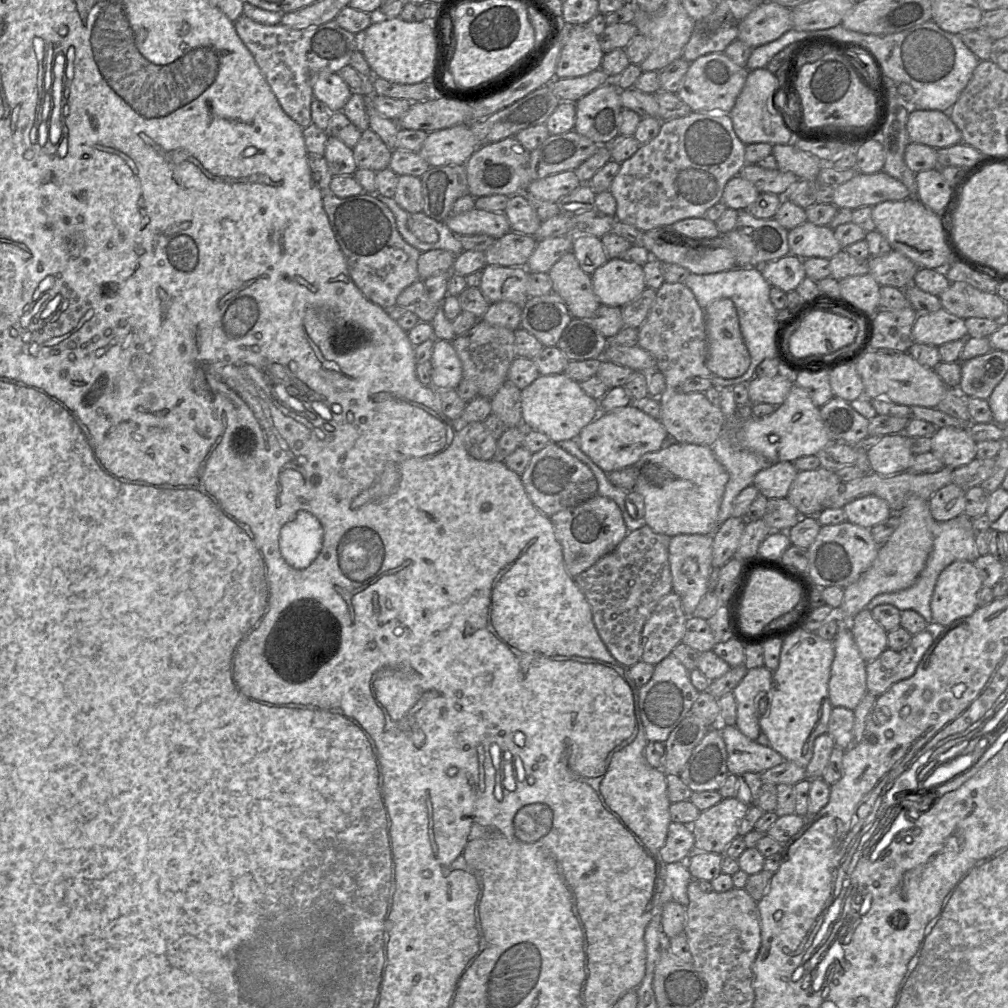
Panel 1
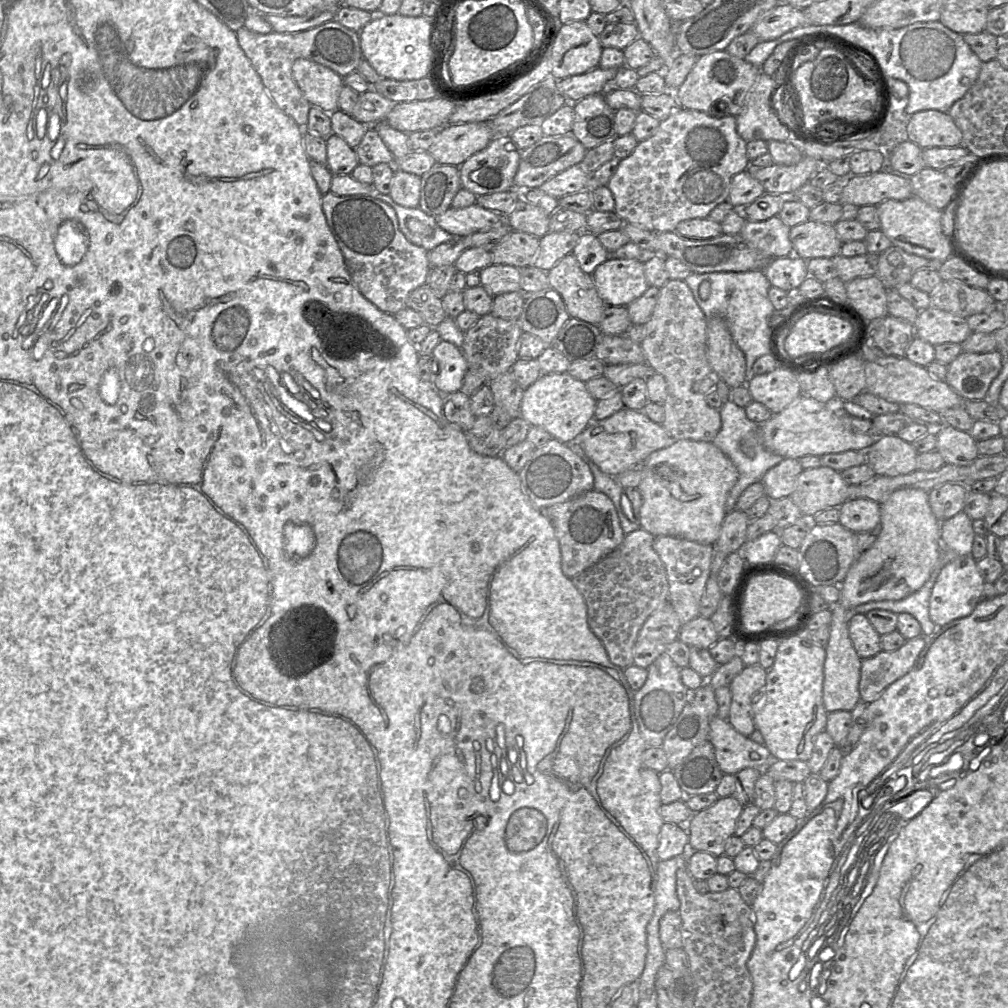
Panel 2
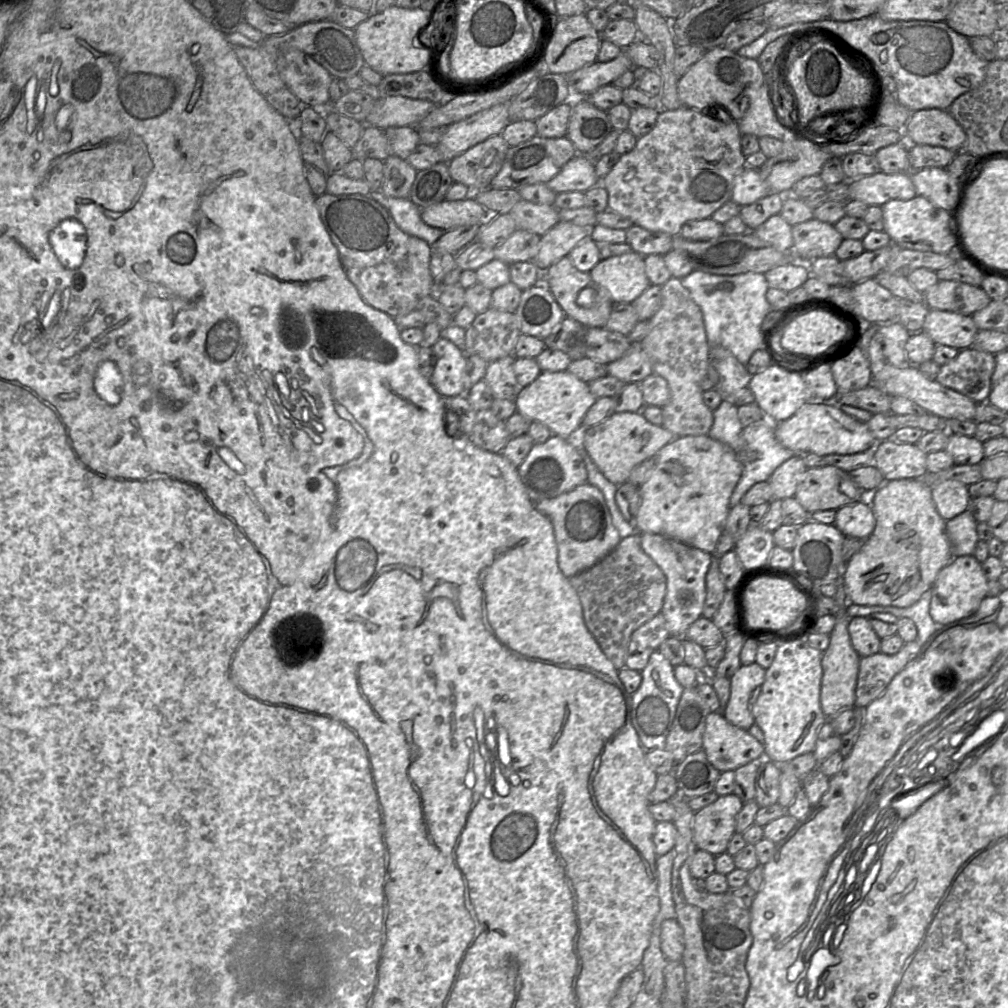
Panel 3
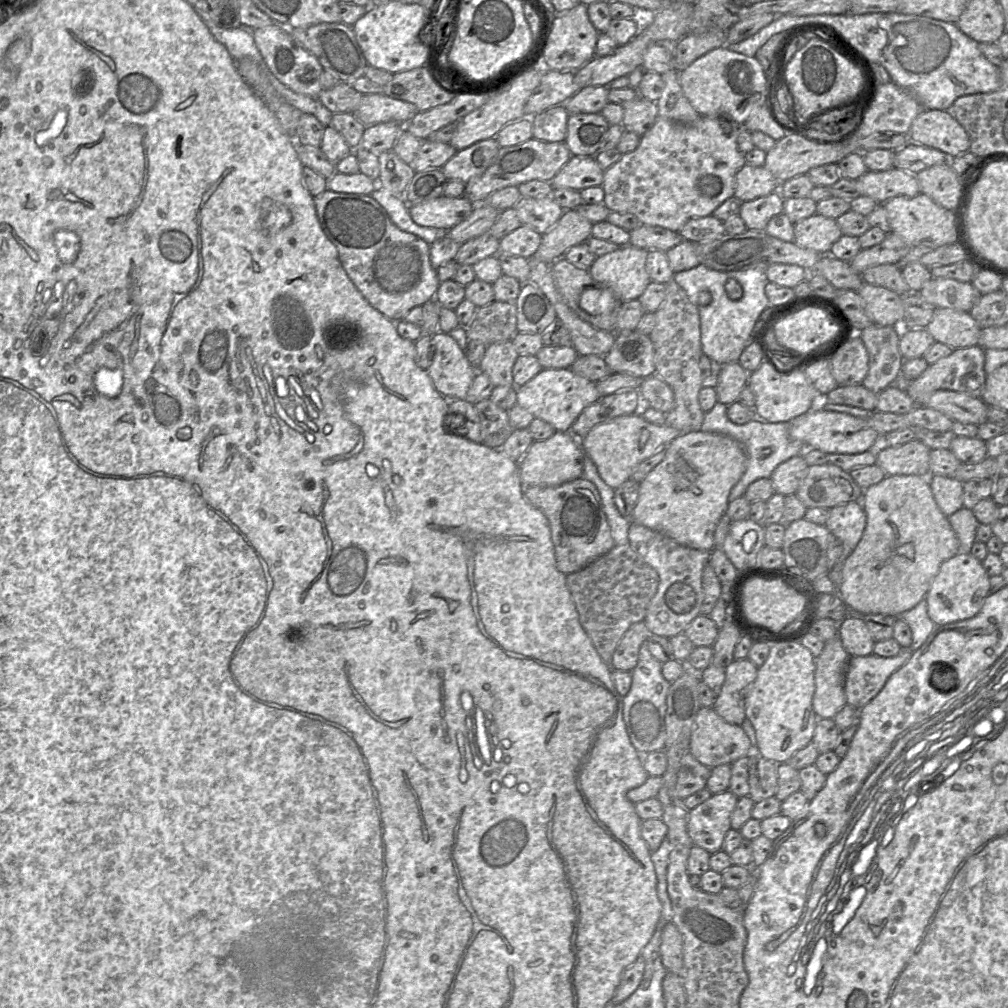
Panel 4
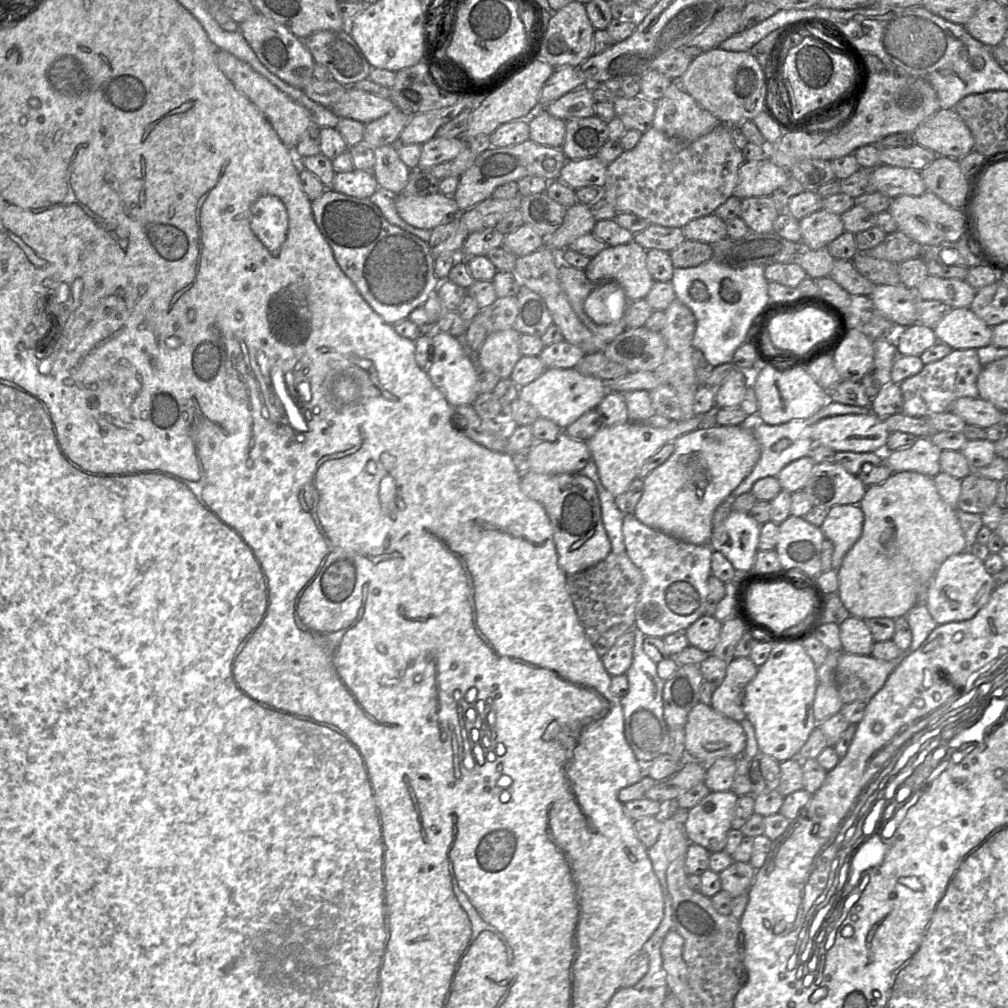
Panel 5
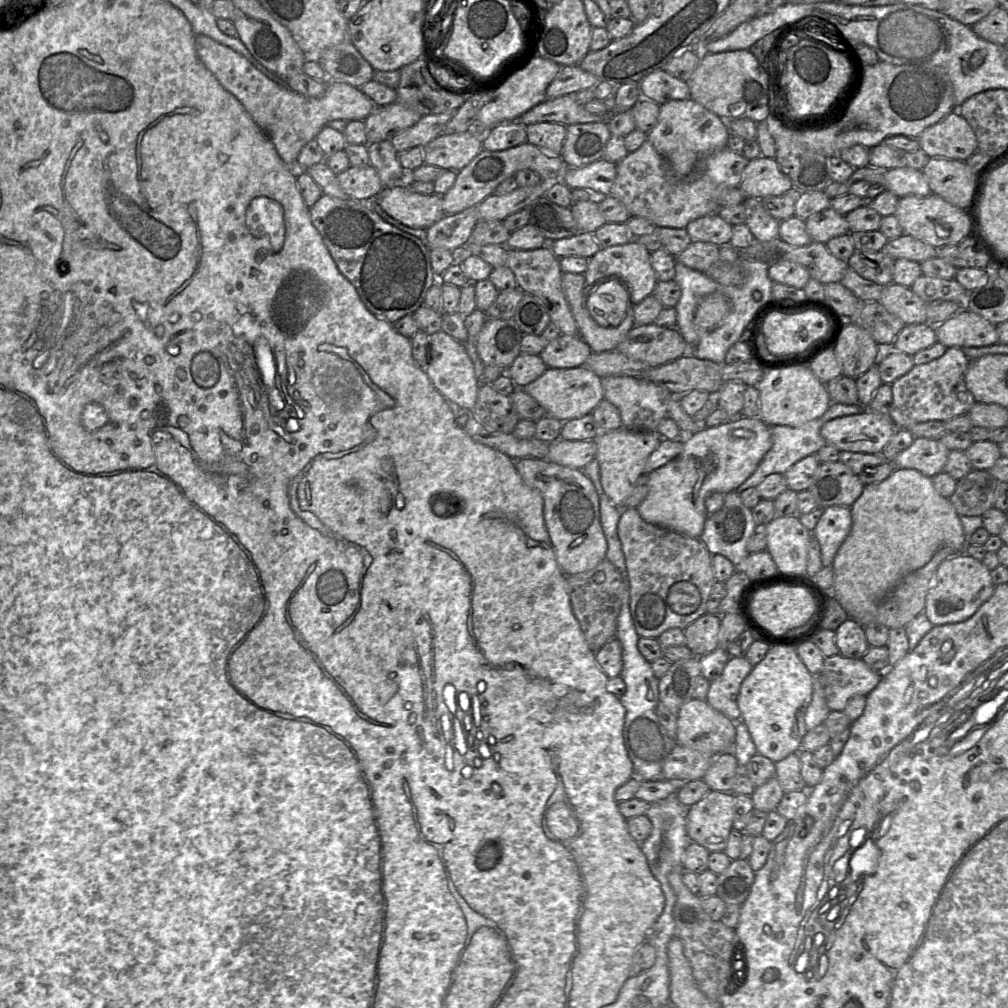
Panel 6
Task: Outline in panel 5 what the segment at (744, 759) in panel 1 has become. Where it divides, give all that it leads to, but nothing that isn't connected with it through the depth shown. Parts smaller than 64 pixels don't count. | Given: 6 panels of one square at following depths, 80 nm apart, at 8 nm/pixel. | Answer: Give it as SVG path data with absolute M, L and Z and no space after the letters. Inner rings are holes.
M697 703L689 712L683 730L687 759L708 765L718 758L743 755L746 737L740 723L718 713L710 705Z

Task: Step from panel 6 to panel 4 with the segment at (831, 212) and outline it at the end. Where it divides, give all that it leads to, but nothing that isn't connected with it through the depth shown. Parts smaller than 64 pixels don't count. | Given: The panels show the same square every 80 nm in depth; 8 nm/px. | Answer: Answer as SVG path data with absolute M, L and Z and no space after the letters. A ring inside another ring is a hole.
M815 213L794 224L794 235L798 246L828 255L842 232L836 219Z

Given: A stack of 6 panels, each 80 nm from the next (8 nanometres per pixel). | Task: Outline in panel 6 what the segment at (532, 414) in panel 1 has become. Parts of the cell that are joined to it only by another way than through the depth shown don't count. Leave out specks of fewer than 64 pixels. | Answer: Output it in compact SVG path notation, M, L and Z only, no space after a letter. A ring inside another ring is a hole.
M585 366L576 368L547 368L535 381L523 388L546 411L561 422L581 418L592 413L604 399L602 378Z

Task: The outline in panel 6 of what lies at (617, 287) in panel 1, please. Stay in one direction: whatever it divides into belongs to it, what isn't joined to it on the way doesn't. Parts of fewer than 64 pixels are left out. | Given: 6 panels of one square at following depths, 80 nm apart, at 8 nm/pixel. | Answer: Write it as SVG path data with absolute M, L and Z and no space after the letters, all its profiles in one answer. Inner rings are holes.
M636 240L626 244L601 248L589 259L589 266L584 275L589 287L595 287L599 282L609 278L621 280L629 291L632 305L636 305L647 296L652 295L658 283L651 264L651 252Z

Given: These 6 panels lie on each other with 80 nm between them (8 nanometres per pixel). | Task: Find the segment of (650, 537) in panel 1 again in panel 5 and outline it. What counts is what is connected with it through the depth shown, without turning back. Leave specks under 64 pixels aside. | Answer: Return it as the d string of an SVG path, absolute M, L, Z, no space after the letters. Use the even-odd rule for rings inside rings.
M610 552L596 565L567 575L567 588L578 618L601 658L607 654L620 636L634 629L636 605L642 583L642 572L626 552L620 554Z

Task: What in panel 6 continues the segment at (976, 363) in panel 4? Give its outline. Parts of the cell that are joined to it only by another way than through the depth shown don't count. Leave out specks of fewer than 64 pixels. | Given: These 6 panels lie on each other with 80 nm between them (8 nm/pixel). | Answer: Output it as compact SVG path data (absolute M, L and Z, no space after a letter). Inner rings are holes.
M947 348L938 359L914 365L913 368L891 384L893 401L888 417L896 429L912 428L927 421L948 421L968 414L976 402L965 384L965 374L970 363L961 348Z

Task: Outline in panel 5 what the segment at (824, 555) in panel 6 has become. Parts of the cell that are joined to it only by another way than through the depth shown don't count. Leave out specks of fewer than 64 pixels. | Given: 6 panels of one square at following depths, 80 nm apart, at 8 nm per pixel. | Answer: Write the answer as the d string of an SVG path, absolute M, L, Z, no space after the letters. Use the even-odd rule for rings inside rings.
M840 505L829 509L820 529L825 539L834 546L833 570L838 571L844 556L861 536L863 521L864 515L859 505Z

